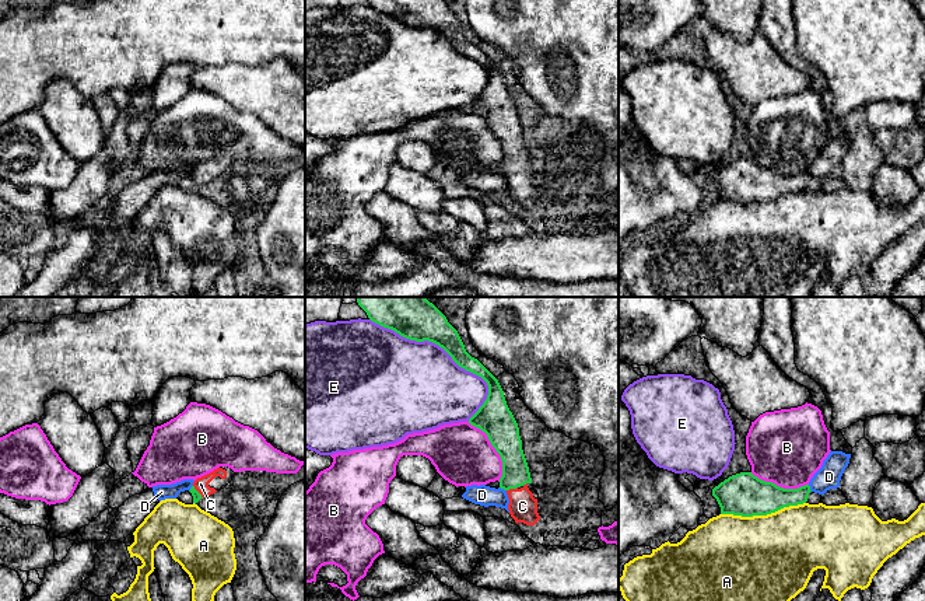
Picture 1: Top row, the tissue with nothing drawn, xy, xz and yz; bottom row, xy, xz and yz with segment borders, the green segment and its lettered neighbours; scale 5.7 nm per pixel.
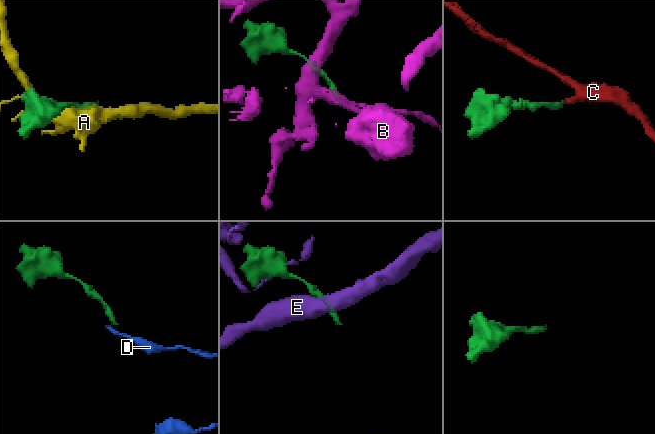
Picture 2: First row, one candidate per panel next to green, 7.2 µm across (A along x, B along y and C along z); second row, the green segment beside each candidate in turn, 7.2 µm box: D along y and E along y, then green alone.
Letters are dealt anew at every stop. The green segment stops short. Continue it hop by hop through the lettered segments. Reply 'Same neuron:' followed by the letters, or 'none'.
Same neuron: C

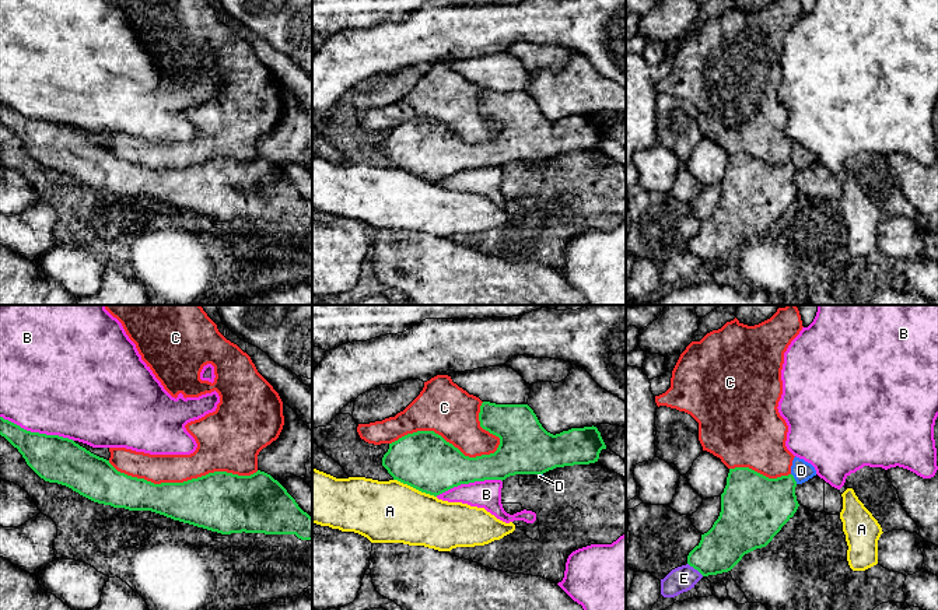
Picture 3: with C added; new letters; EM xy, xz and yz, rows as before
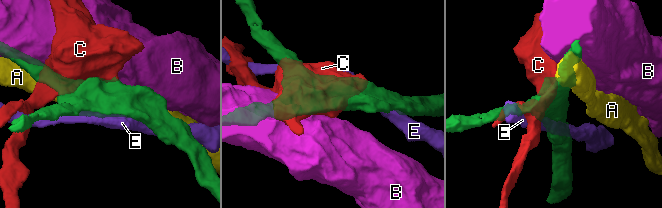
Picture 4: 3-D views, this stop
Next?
Same neuron: none

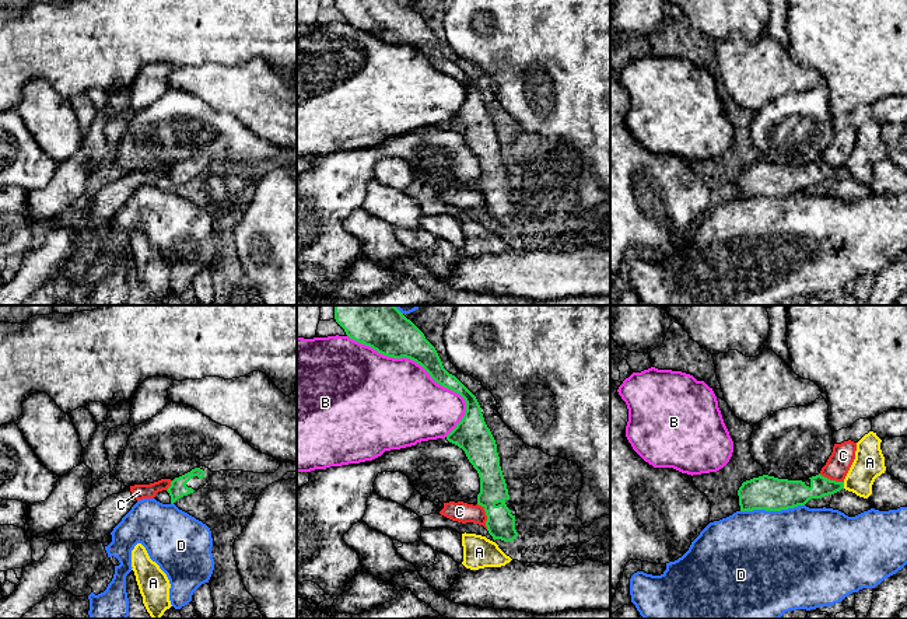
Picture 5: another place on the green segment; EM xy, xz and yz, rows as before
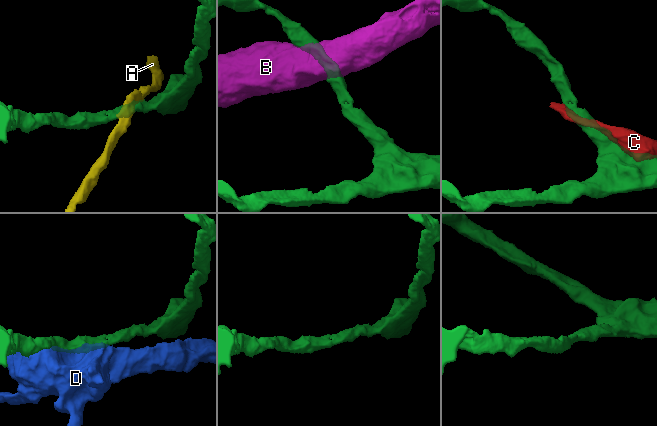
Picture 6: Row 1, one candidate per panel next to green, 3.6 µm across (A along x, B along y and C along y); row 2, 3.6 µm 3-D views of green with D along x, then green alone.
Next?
Same neuron: none

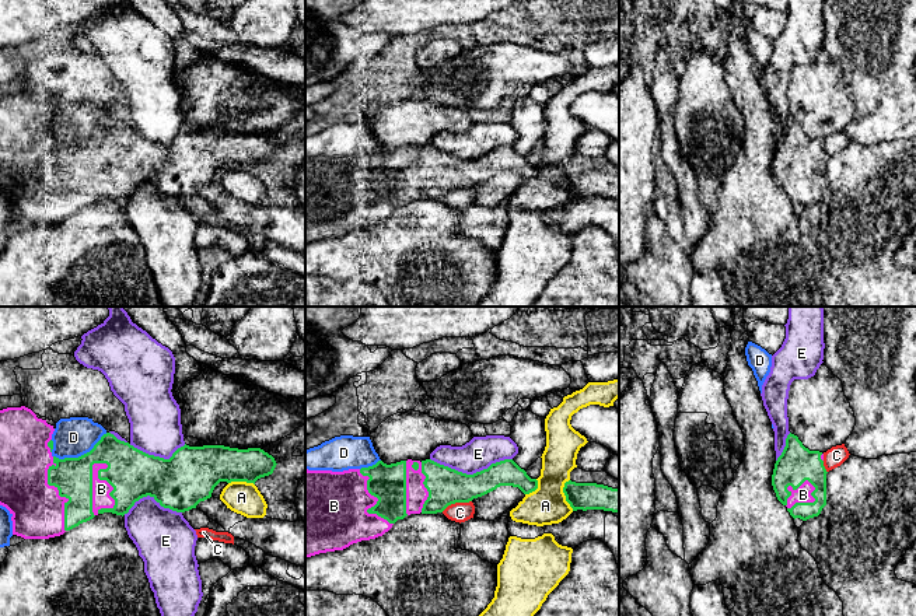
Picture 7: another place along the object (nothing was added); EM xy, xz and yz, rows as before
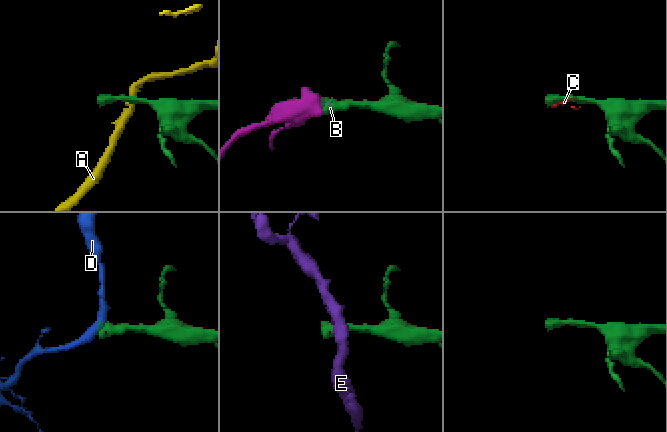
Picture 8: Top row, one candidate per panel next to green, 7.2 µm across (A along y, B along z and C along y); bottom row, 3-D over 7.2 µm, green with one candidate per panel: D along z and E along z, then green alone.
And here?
Same neuron: B

